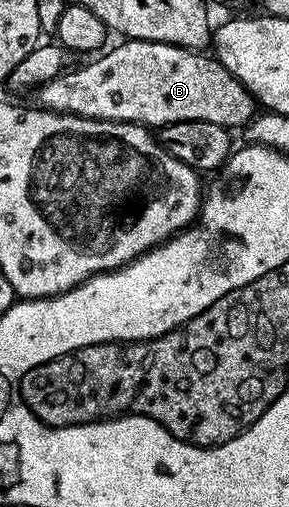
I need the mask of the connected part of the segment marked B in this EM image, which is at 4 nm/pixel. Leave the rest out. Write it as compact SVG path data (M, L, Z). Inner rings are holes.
M138 37L119 42L122 42L119 46L111 45L90 60L95 62L79 70L67 69L51 82L38 87L37 105L44 110L55 110L58 114L136 122L147 128L196 120L227 128L241 128L254 117L254 98L246 91L244 84L232 76L232 72L218 63L217 58L205 58L205 53L187 50L185 46L149 42Z

